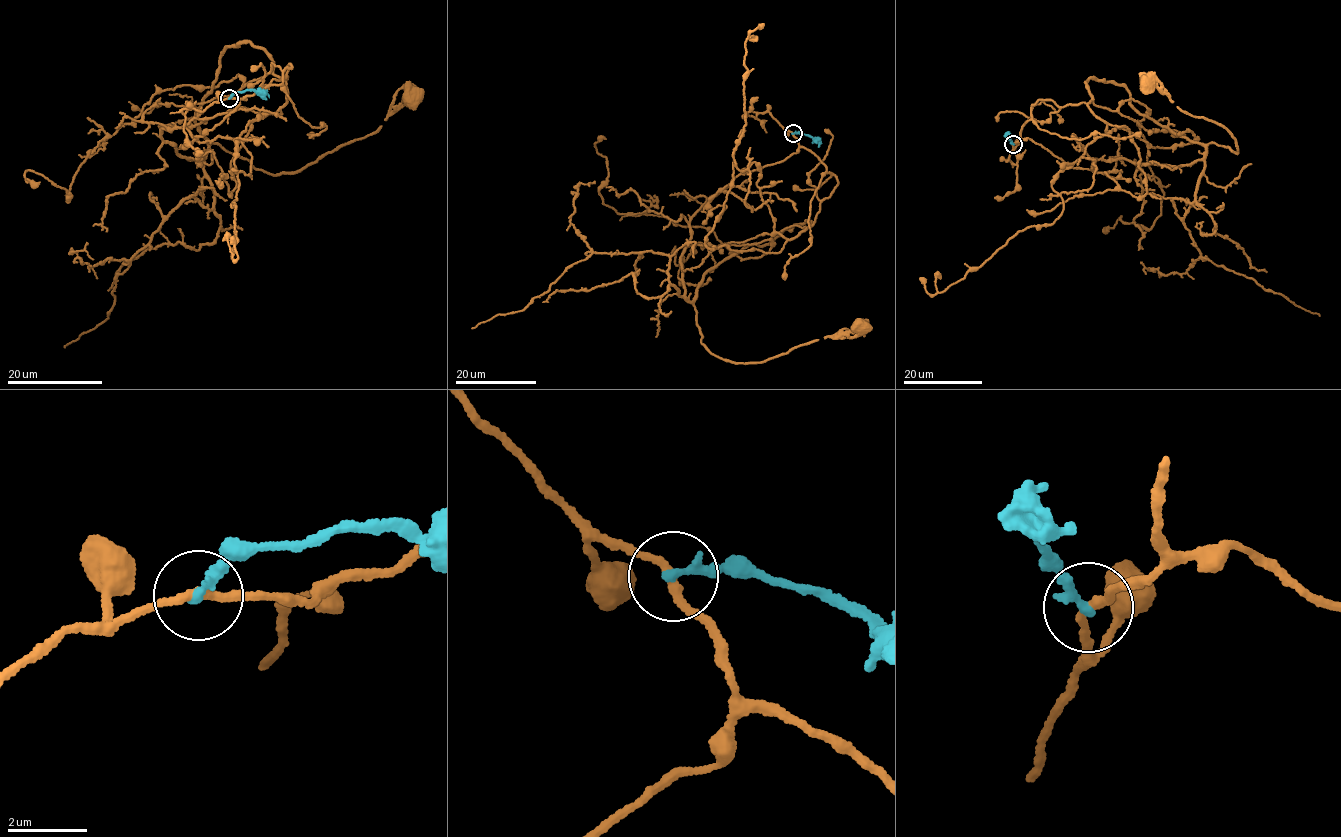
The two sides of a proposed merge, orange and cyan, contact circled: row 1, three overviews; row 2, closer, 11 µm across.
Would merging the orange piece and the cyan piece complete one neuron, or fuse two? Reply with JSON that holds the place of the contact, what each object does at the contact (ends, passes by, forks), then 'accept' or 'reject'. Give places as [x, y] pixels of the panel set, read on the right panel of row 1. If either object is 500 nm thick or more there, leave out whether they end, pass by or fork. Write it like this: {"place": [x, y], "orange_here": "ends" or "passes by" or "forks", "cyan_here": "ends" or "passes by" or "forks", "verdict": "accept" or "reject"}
{"place": [1013, 144], "orange_here": "passes by", "cyan_here": "ends", "verdict": "reject"}

